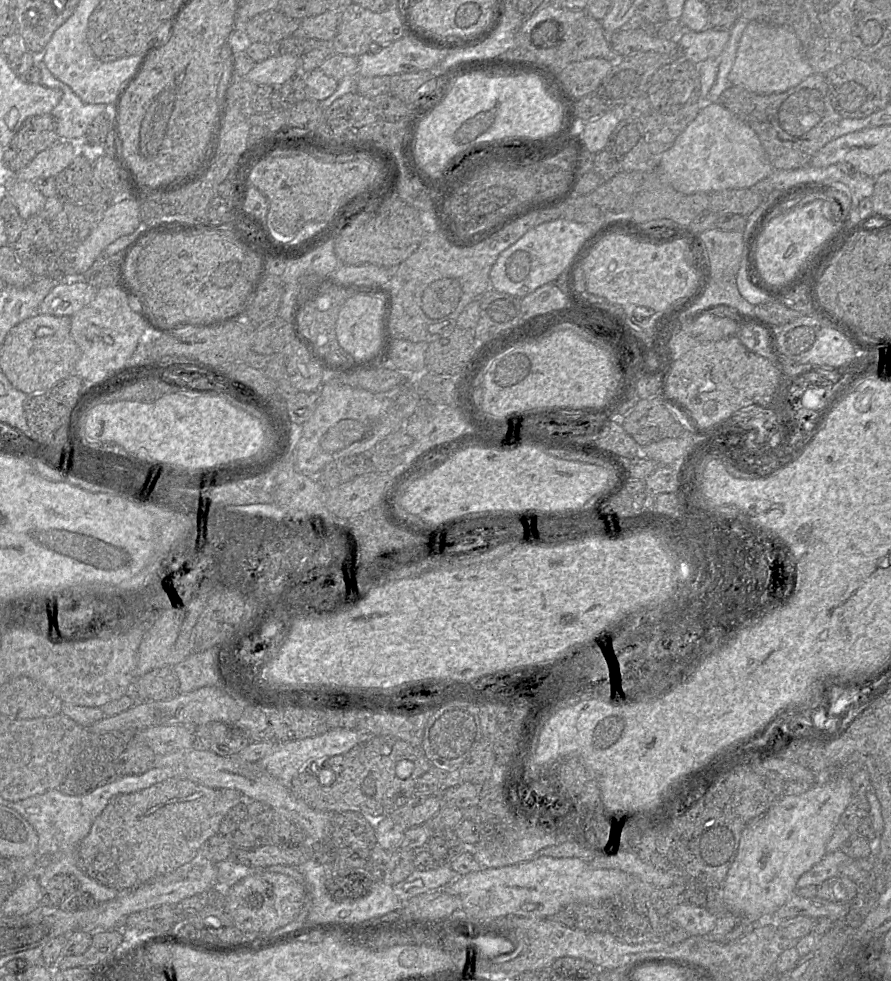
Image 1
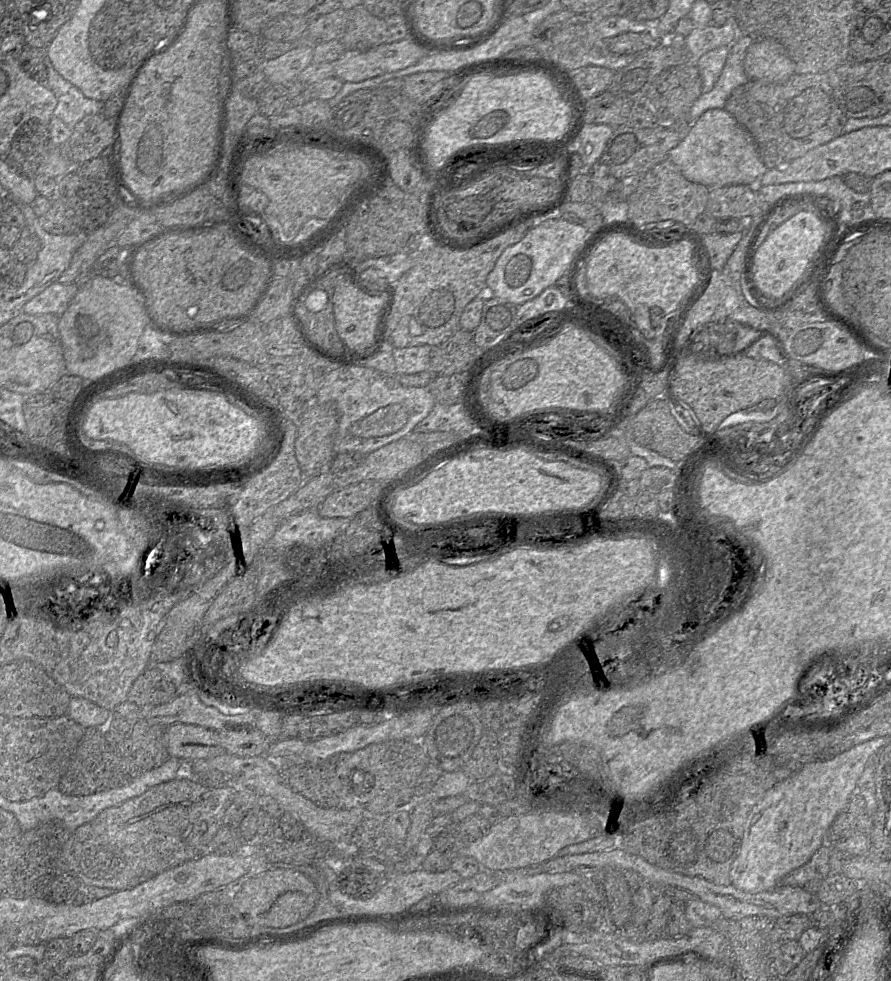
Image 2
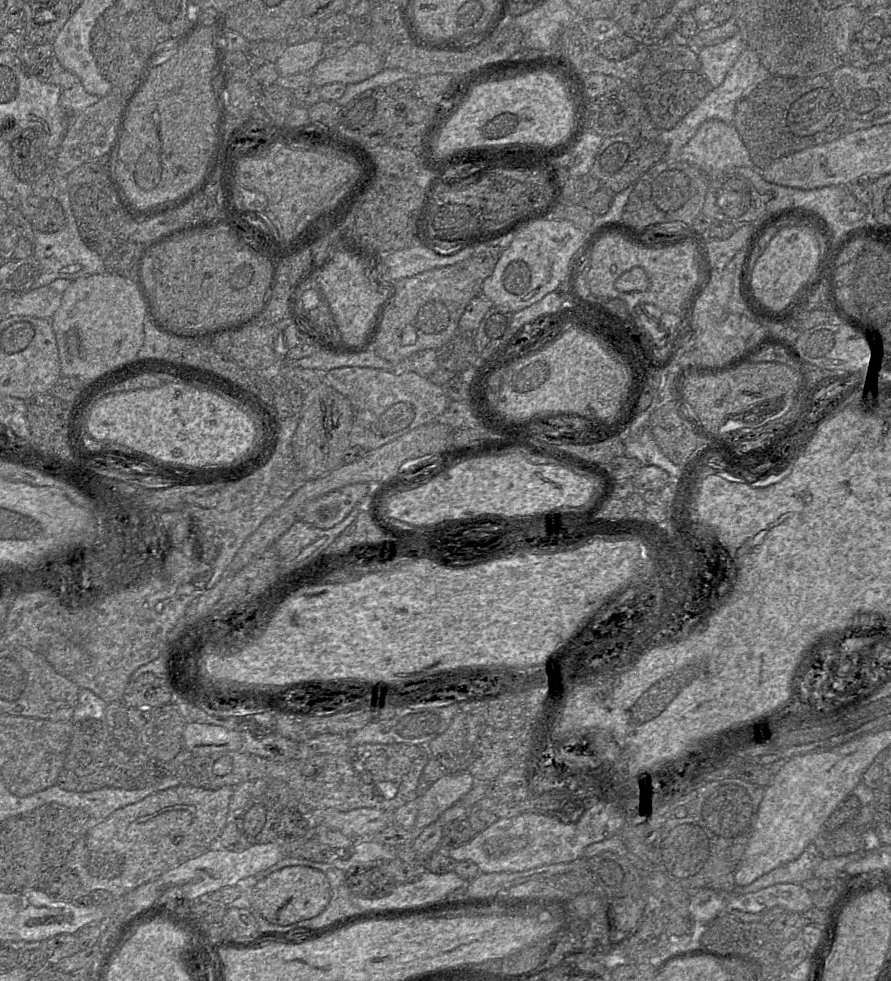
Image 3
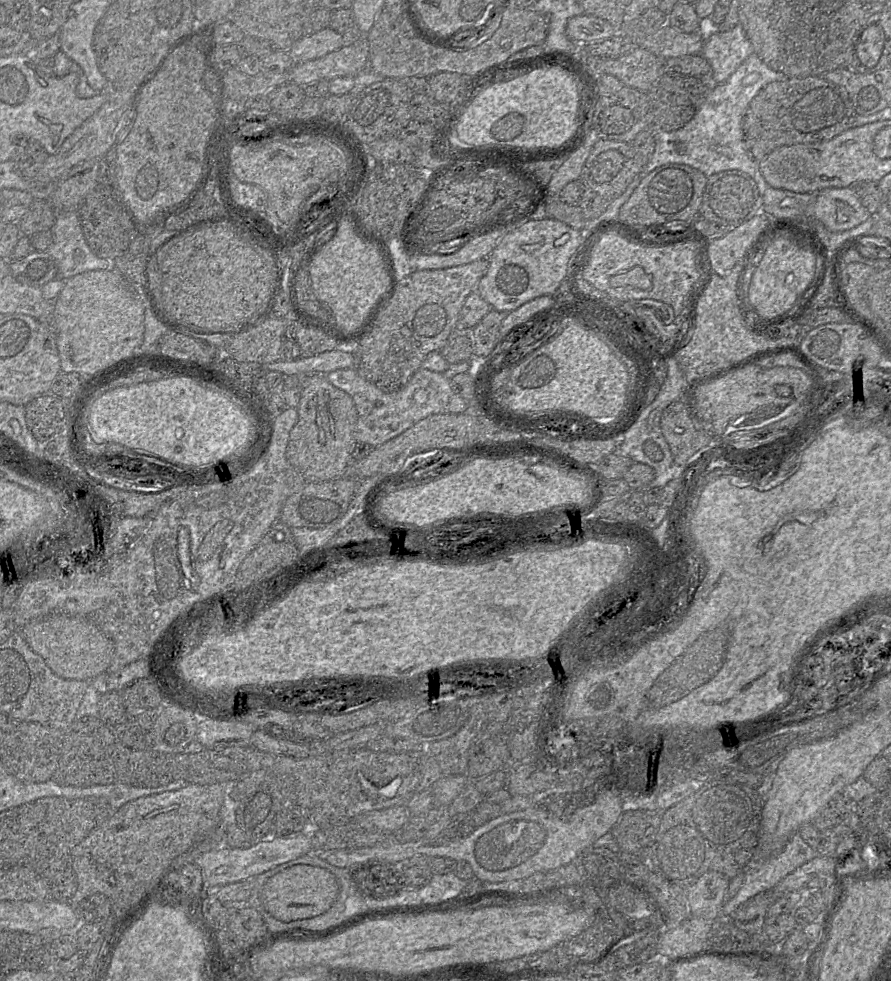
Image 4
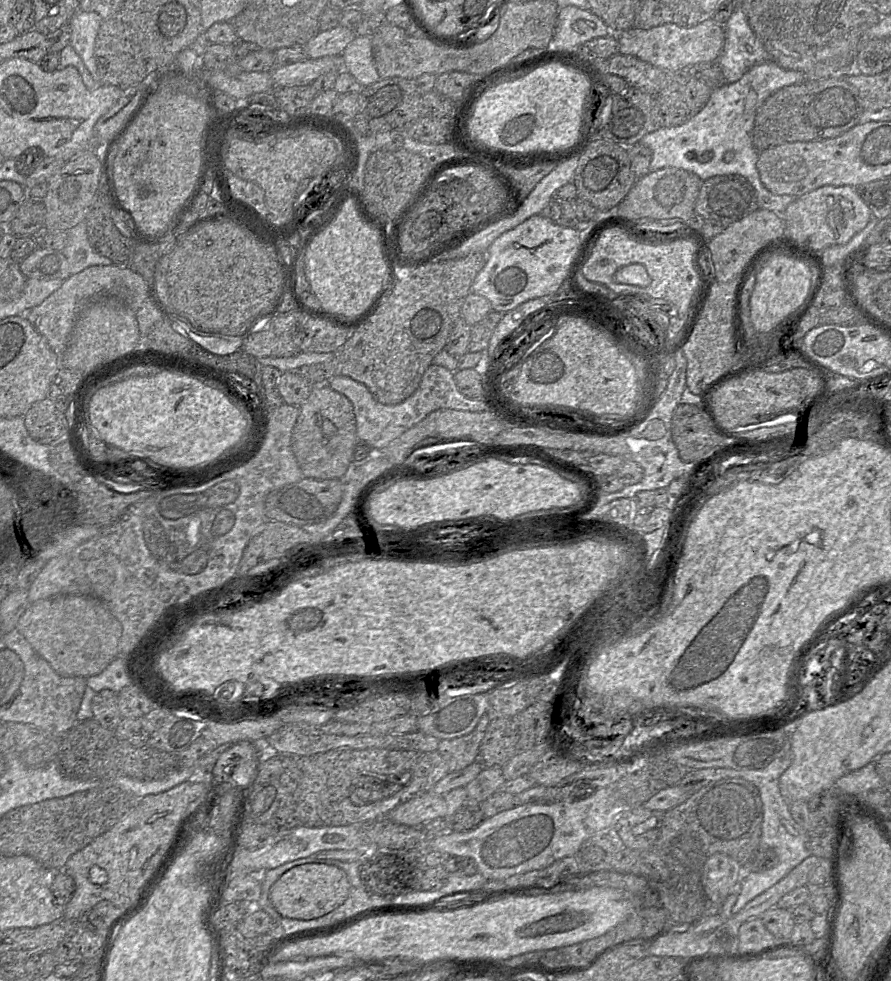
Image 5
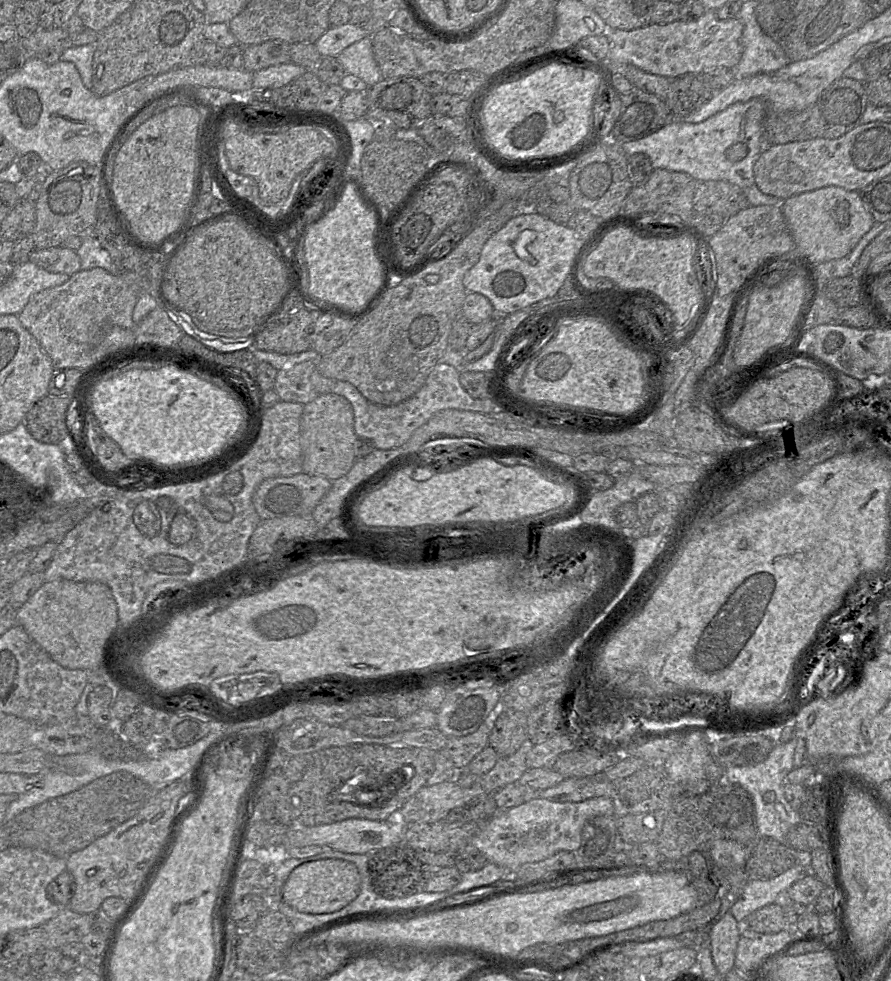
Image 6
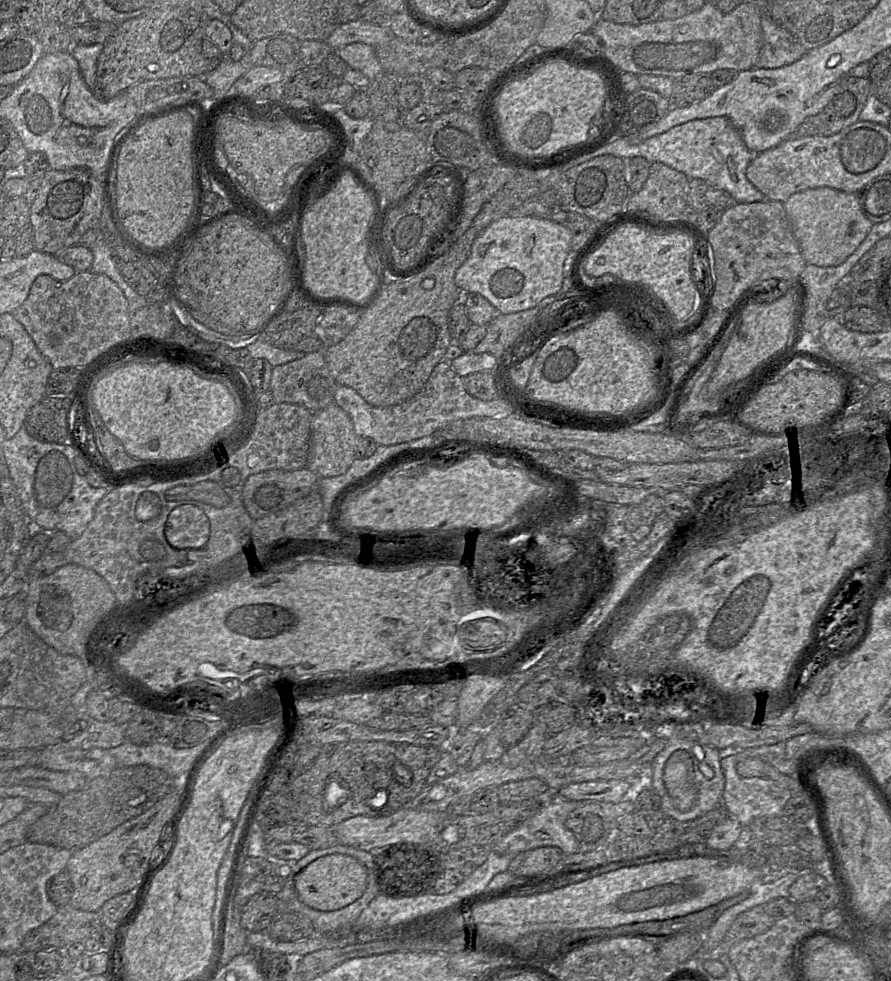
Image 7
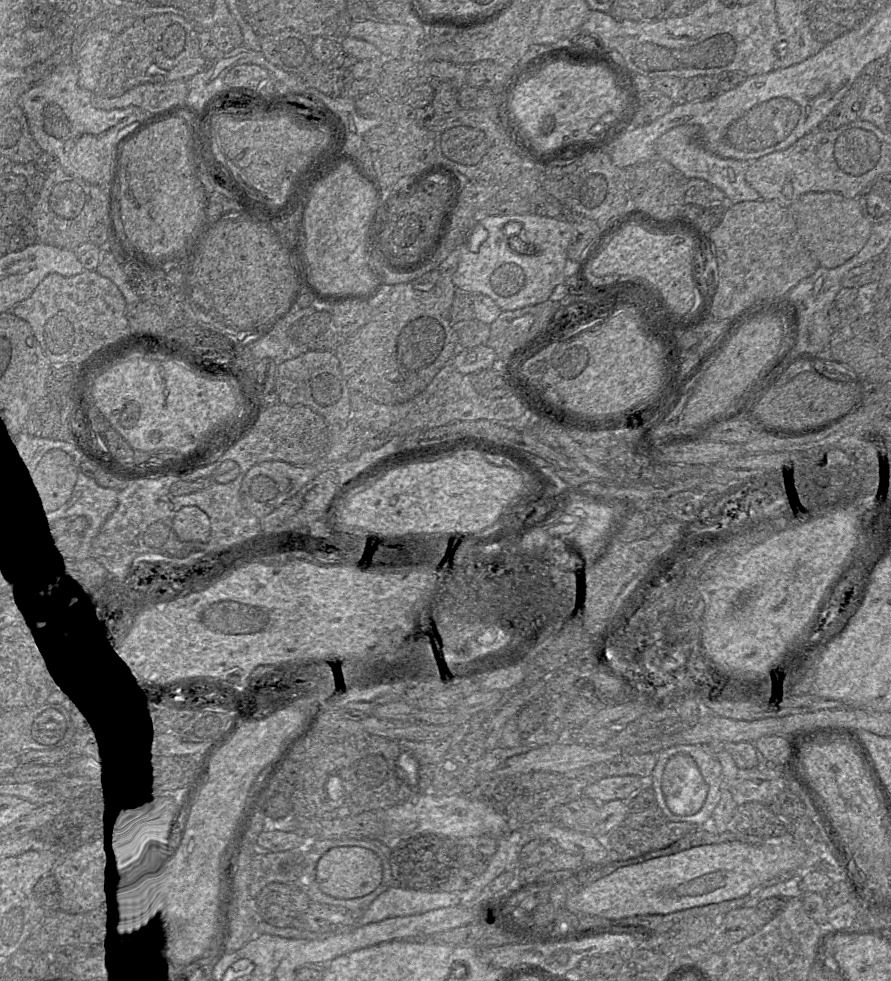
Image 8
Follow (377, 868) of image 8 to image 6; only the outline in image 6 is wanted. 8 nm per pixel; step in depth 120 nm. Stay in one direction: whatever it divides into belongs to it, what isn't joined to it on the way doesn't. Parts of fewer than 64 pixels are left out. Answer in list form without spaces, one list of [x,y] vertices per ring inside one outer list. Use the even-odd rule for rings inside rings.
[[[320,859],[294,868],[281,889],[281,899],[295,910],[307,914],[327,914],[338,911],[359,894],[361,875],[357,866],[342,859]]]

